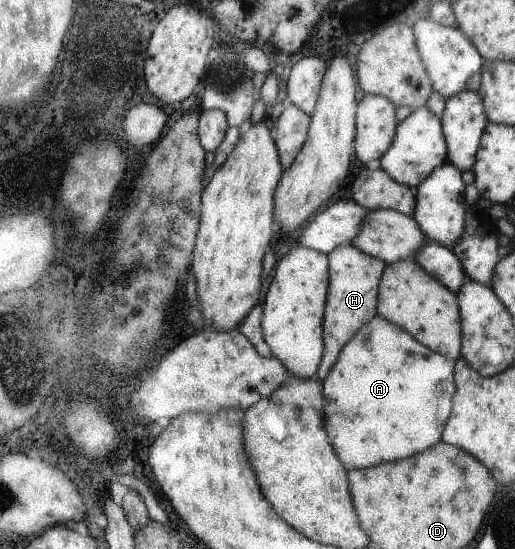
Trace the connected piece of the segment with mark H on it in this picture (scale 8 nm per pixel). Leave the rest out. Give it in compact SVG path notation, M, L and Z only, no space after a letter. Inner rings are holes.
M353 244L338 246L329 256L329 283L323 320L323 353L315 377L324 380L331 367L338 361L338 355L345 344L362 329L377 313L377 289L381 285L381 273L386 263L367 255Z

